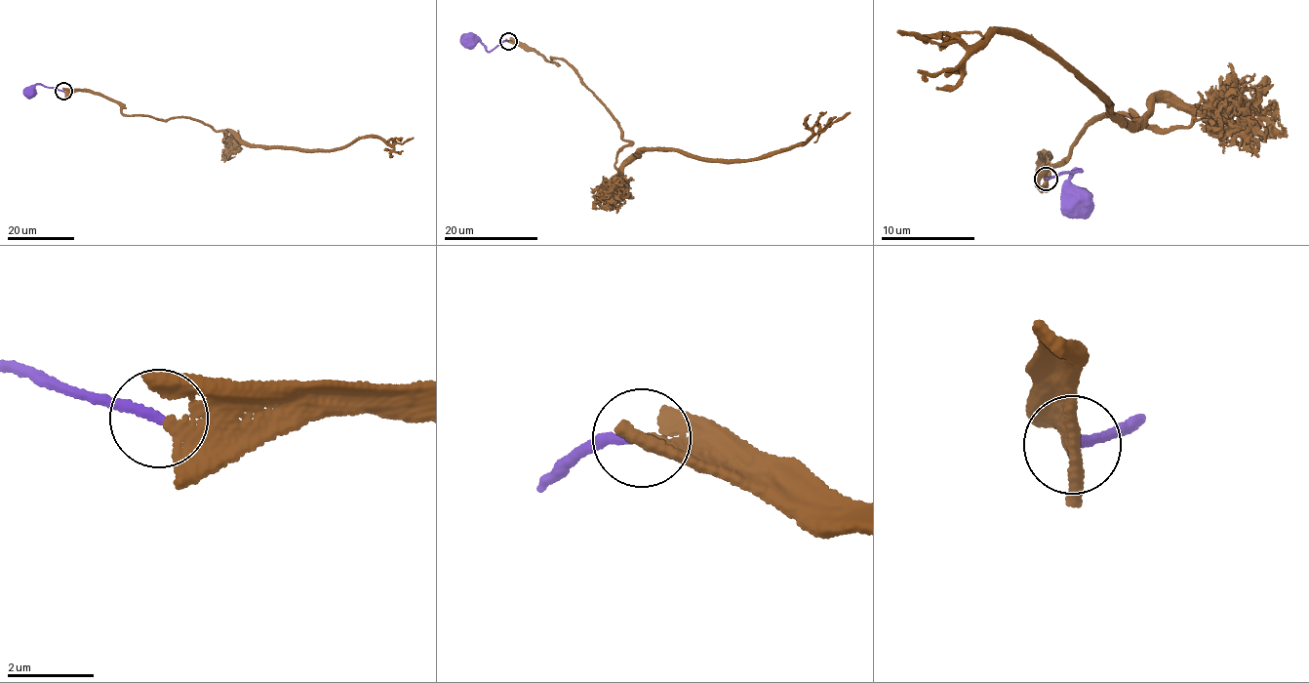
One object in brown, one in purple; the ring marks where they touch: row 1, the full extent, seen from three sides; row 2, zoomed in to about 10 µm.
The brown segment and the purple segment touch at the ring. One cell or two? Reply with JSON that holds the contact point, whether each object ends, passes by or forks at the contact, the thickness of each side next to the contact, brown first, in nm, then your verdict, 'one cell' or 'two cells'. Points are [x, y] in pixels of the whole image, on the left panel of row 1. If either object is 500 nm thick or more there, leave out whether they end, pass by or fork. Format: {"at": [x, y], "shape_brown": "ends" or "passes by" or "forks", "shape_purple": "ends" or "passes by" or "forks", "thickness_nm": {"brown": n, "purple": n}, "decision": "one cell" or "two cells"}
{"at": [63, 91], "shape_brown": "ends", "shape_purple": "ends", "thickness_nm": {"brown": 280, "purple": 200}, "decision": "two cells"}

